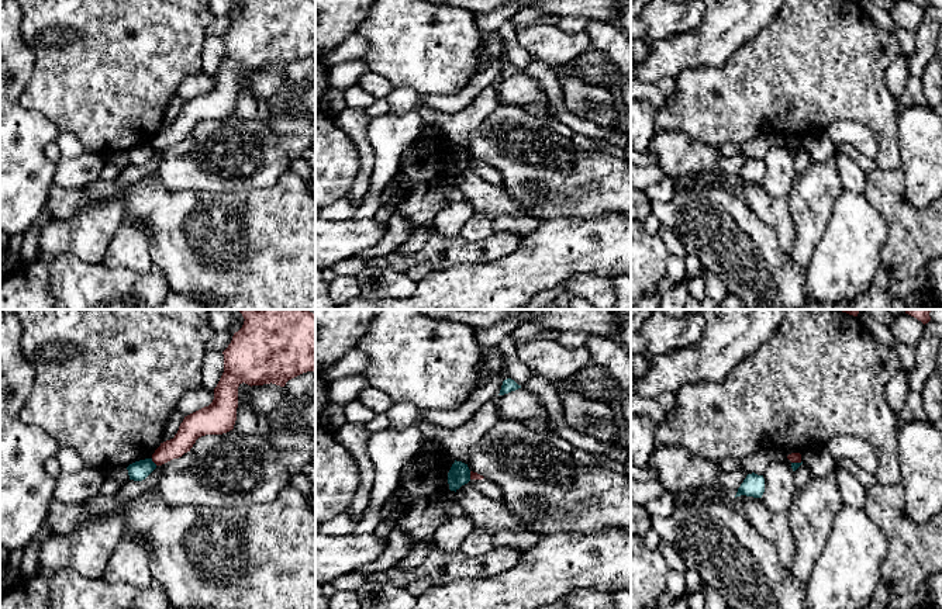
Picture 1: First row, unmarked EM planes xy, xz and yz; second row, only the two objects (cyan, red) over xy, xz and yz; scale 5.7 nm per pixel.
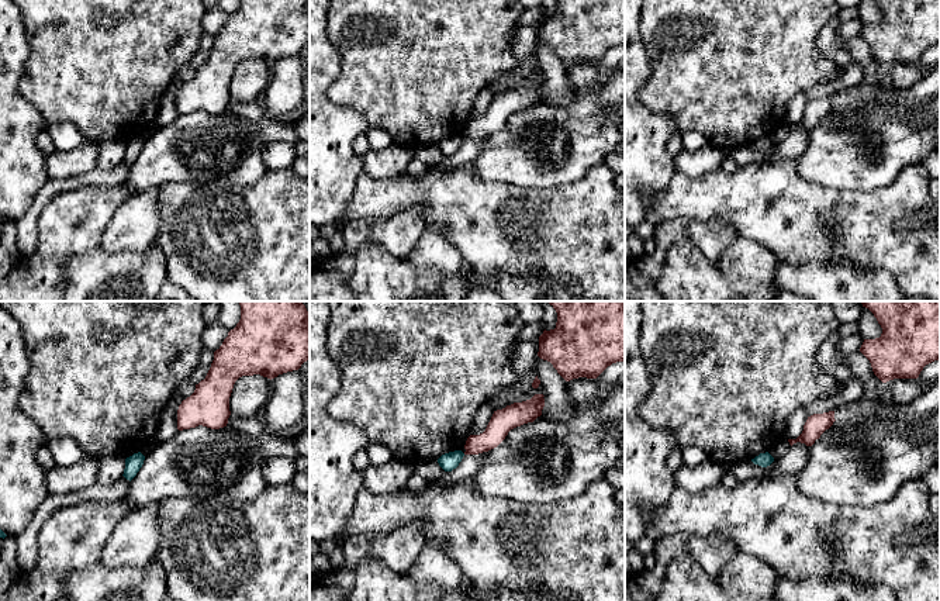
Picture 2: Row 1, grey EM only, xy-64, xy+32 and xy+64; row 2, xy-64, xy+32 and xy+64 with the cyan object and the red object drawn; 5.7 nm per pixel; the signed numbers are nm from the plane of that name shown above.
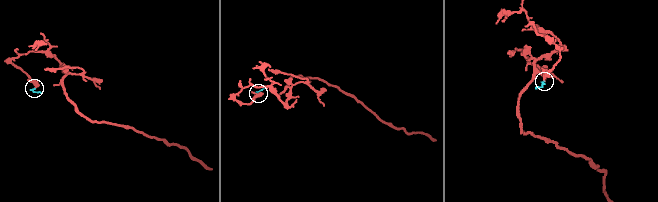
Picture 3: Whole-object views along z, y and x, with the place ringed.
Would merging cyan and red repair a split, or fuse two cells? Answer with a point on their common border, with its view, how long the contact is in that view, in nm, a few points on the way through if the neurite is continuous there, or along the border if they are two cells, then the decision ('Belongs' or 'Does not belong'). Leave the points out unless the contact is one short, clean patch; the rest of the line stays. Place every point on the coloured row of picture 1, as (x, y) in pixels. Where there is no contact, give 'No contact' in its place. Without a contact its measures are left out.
Touches cyan at xy (152, 462). Shared border 50 nm. Boundary: xy (151, 459), (156, 464). Does not belong

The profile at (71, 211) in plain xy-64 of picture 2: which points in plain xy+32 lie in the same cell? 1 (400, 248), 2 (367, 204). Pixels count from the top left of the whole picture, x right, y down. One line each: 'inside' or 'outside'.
1: inside
2: outside

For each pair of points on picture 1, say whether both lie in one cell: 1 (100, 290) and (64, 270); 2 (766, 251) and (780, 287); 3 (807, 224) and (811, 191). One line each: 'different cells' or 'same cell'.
1: same cell
2: same cell
3: same cell

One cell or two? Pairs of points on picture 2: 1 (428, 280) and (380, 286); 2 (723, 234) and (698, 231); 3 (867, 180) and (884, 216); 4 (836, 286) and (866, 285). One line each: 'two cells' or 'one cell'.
1: one cell
2: one cell
3: two cells
4: one cell

